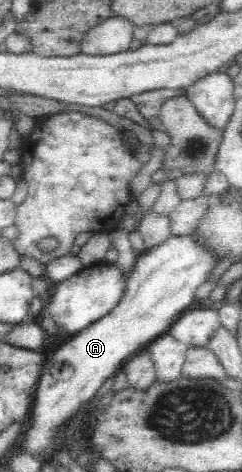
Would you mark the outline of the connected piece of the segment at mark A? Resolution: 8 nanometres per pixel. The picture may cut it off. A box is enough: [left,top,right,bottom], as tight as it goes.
[22,234,215,455]

